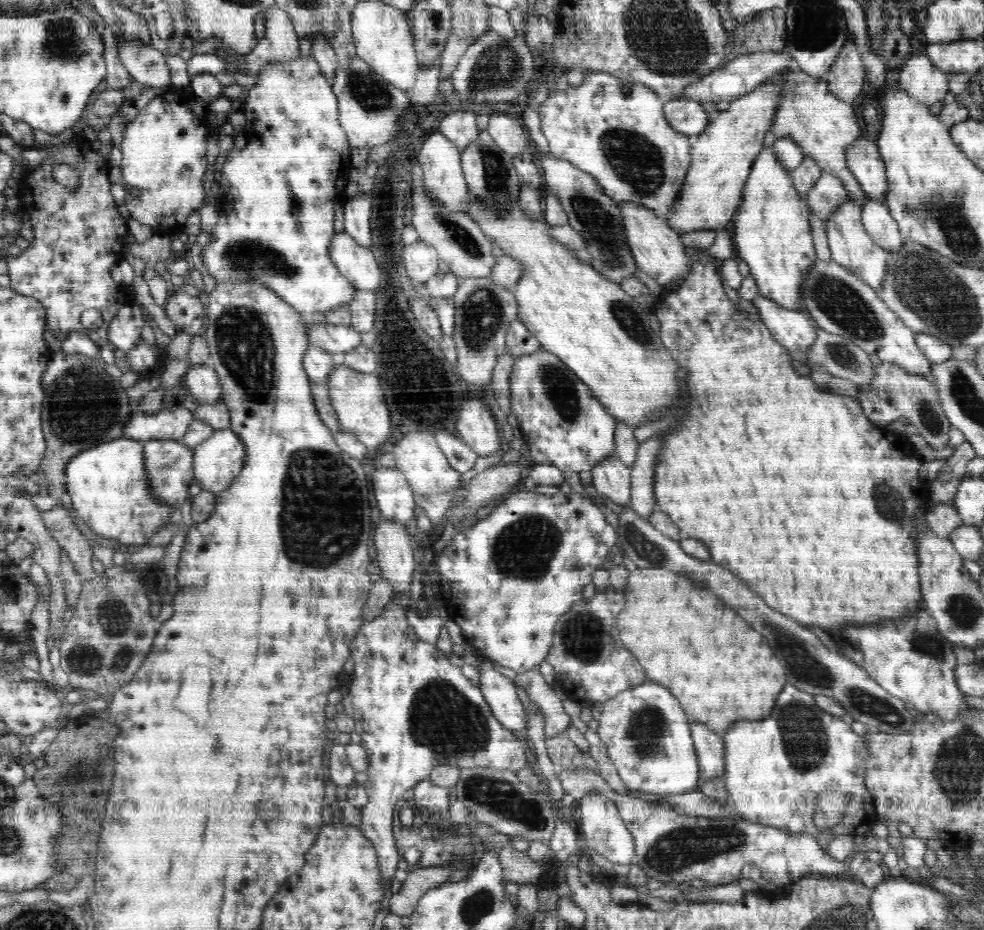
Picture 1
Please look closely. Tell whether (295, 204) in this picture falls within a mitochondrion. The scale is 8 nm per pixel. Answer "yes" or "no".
no

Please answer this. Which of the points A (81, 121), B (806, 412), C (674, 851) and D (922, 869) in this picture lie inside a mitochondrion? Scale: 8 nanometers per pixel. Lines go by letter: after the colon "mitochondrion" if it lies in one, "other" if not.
A: other
B: other
C: mitochondrion
D: other

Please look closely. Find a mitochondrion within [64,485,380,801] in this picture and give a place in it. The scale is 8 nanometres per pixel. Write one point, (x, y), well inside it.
(111, 648)

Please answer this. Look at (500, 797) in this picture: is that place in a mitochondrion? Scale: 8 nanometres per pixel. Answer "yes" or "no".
yes

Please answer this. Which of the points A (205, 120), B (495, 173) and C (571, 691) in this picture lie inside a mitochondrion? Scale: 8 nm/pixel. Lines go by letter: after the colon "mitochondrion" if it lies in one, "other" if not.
A: other
B: mitochondrion
C: other

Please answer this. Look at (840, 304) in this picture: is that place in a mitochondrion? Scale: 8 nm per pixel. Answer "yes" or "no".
yes

